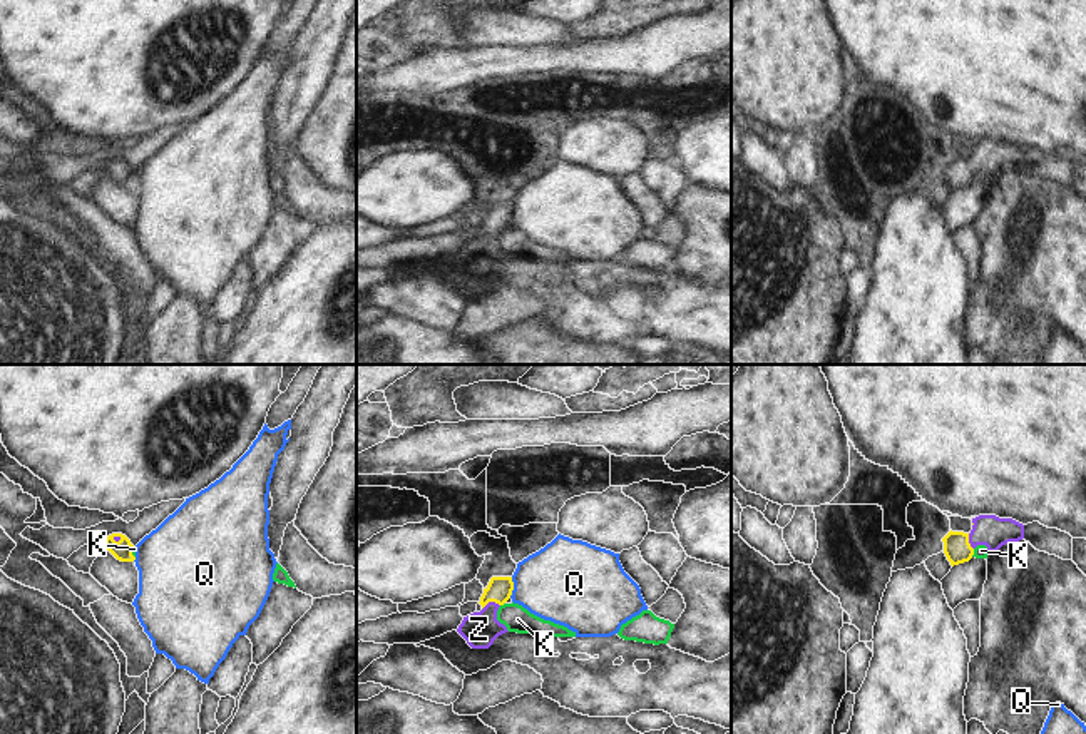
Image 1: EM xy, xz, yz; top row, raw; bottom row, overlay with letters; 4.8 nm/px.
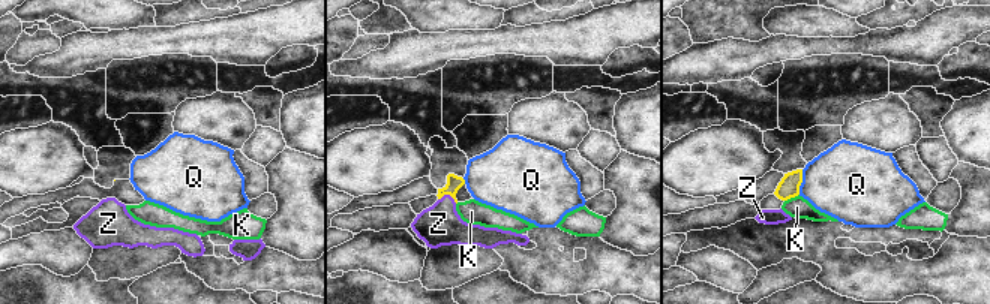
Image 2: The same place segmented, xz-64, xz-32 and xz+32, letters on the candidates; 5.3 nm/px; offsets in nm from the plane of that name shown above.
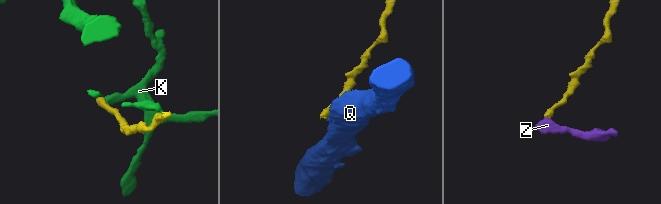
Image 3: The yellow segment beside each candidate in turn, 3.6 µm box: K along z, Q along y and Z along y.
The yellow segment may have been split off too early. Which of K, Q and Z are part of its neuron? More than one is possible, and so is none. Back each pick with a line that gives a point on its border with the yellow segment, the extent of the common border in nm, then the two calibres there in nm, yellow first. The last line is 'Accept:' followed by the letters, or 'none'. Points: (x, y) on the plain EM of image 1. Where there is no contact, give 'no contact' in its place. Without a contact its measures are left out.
Z: xz (491, 226) | 90 nm | 120/170 nm
Accept: Z

